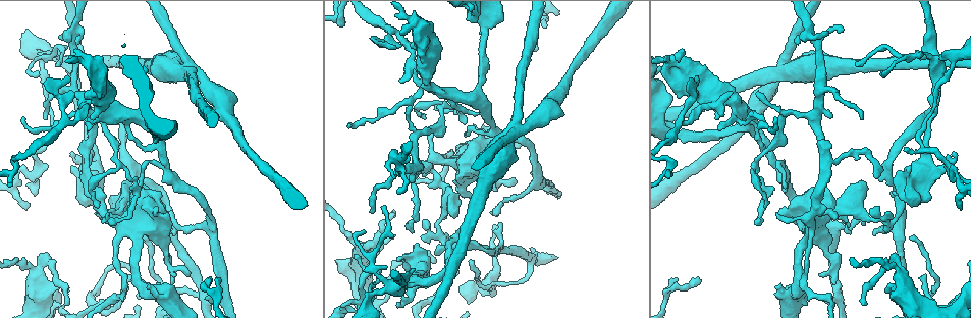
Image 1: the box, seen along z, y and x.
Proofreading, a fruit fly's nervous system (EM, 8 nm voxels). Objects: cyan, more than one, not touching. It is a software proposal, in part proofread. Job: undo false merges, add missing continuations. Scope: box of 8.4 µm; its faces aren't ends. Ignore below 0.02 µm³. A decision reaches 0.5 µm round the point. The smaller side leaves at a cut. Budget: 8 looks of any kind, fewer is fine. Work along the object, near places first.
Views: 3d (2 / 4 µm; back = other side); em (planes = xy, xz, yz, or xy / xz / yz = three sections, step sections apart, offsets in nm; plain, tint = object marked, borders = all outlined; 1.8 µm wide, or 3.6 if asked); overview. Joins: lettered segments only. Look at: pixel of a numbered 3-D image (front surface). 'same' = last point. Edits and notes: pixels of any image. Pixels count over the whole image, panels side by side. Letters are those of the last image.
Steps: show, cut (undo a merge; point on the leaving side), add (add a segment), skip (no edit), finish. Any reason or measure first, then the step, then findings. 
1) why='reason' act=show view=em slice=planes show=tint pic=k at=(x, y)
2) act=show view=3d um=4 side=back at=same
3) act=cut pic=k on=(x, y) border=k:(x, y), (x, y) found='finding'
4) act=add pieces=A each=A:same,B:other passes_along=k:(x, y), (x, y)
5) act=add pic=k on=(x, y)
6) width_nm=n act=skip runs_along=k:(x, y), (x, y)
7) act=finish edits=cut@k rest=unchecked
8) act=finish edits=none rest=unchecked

why='side arm on a straight run' act=show view=3d um=4 side=back pic=1 at=(951, 173)

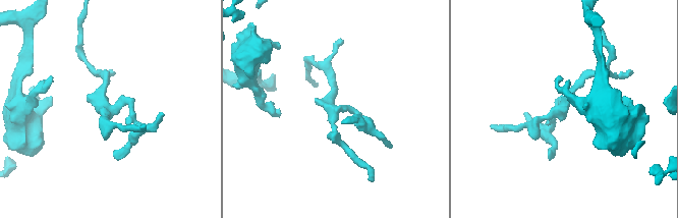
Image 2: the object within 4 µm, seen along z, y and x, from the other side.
arms=3 why='shape alone is not enough' act=show view=em slice=planes show=borders pic=2 at=(563, 104)

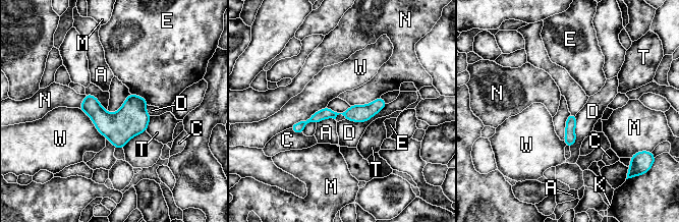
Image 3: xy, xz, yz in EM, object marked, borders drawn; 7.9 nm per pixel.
act=skip each=A:other,C:other,D:other,E:other,K:other,M:other,N:other,T:other,W:other runs_along=3:(383, 103), (294, 128) found='all the same neuron'

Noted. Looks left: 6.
why='sharp bend' act=show view=em slice=xz step=8 show=tint pic=1 at=(417, 283)

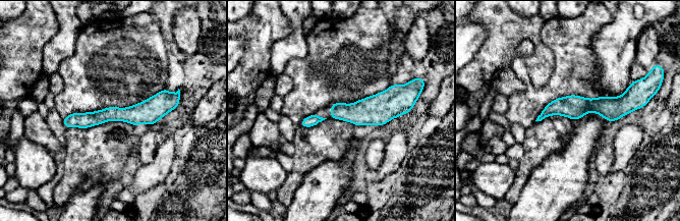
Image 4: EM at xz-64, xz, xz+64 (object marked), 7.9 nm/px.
act=show view=em slice=planes show=tint at=same

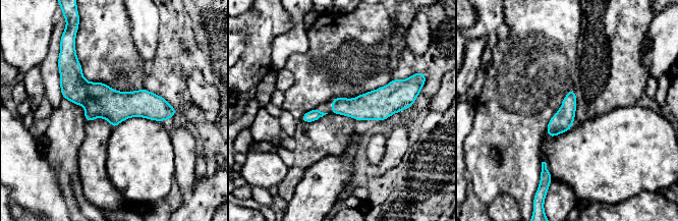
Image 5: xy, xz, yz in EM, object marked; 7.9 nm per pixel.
act=show view=em slice=planes show=borders at=same

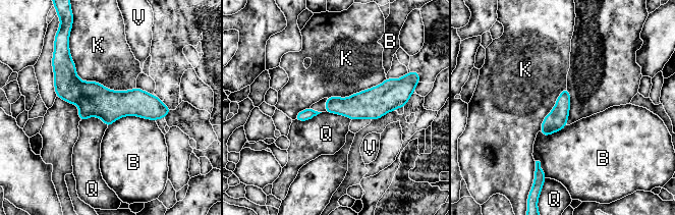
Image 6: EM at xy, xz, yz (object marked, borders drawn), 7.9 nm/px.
width_nm=170 longest_contact=K:600nm act=skip each=B:other,K:other,Q:other,V:other found='all the same neuron'

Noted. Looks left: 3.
why='thin arm on a thick one' act=show view=em um=3.6 slice=planes show=borders pic=1 at=(780, 70)

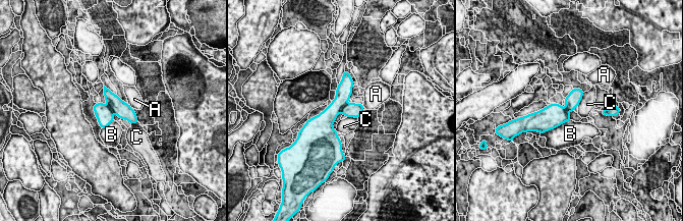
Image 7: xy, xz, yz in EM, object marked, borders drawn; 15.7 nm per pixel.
width_nm=280 act=cut pic=7 on=(120, 108) each=A:other,B:other,C:other border=7:(108, 104), (113, 111) found='two neurons meet here'

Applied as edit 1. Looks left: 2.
why='calibre changes' act=show view=3d um=4 pic=1 at=(718, 97)

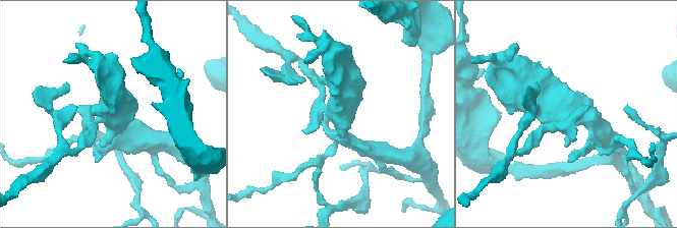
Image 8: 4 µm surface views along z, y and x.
act=show view=em um=3.6 slice=planes show=borders pic=8 at=(571, 110)

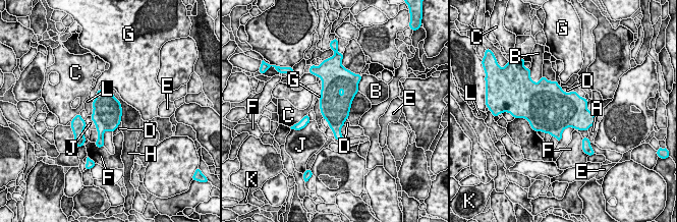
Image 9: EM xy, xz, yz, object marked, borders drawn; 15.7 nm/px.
longest_contact=K:500nm act=skip each=A:other,B:other,C:other,D:other,E:other,F:other,G:other,H:other,J:other,K:other,L:other border=9:(561, 88), (565, 92), (573, 91) found='continuous, no second neuron'

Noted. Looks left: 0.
act=finish edits=cut@7 rest=unchecked

